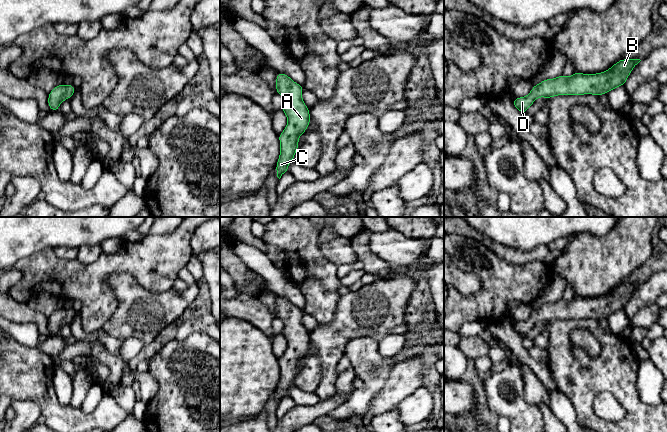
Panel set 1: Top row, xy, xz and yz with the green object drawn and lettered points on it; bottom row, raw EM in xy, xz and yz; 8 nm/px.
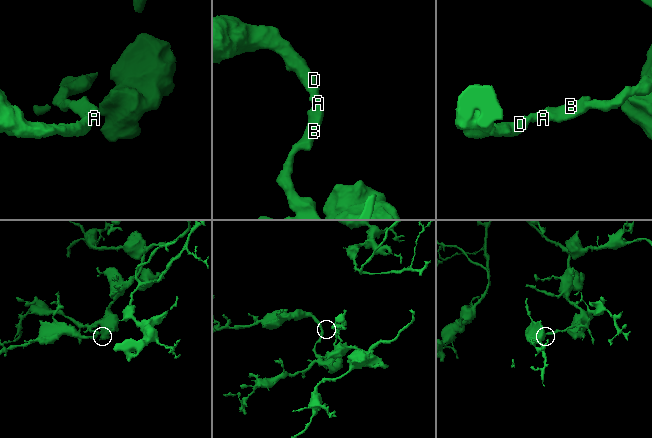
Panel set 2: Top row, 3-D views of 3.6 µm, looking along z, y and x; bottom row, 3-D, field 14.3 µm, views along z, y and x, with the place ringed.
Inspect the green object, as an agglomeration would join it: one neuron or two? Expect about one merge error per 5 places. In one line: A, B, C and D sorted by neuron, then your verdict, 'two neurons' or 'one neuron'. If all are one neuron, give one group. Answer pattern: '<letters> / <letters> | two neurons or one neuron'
A B C D | one neuron

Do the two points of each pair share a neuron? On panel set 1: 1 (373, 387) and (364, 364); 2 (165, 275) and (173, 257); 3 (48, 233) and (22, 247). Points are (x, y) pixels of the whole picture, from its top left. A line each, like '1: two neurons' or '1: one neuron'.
1: one neuron
2: one neuron
3: one neuron

